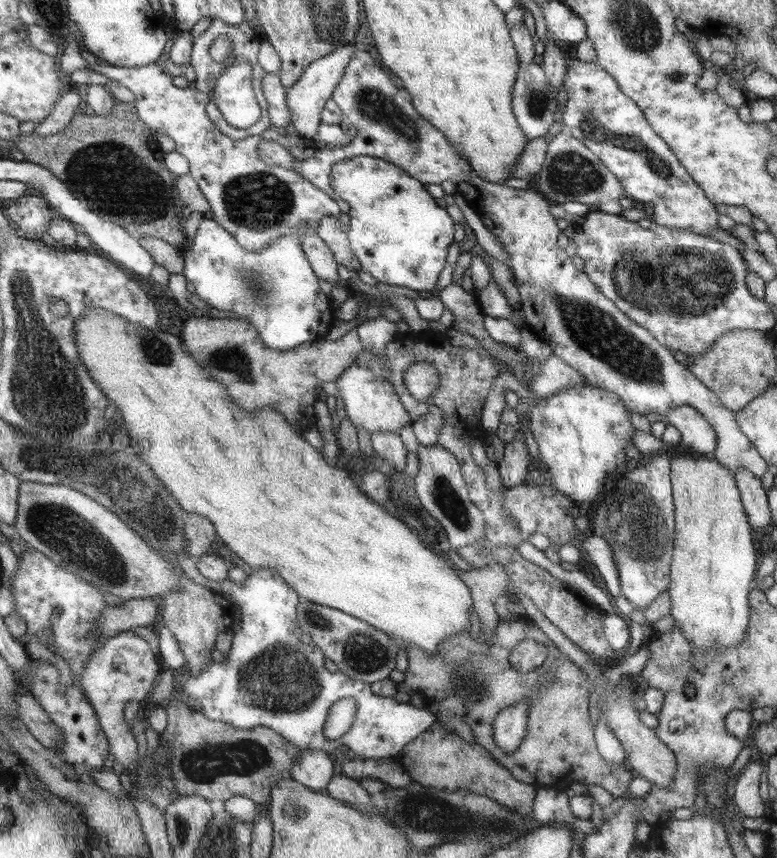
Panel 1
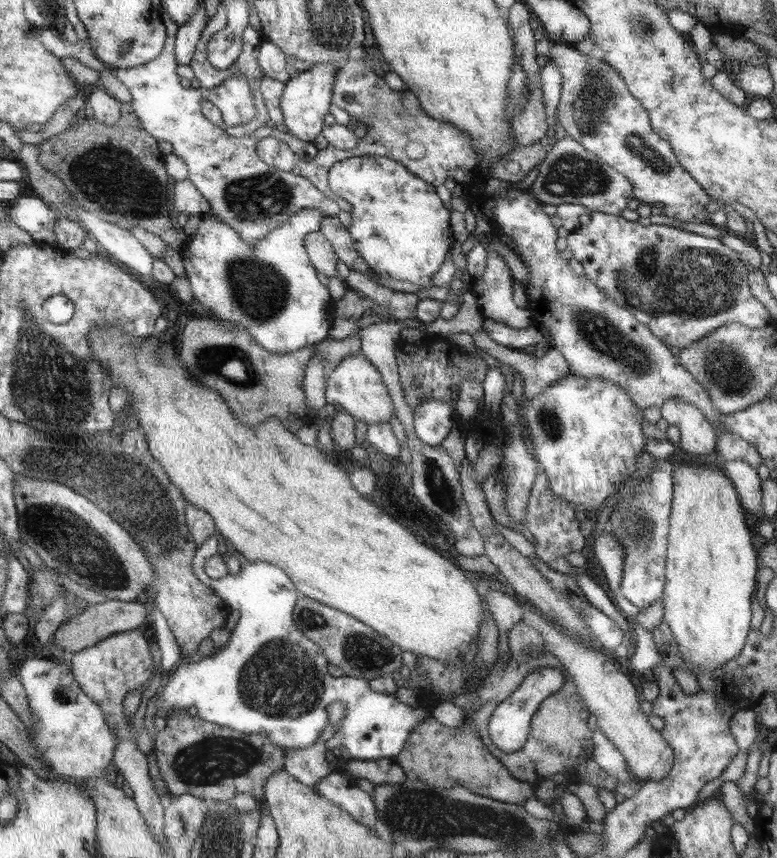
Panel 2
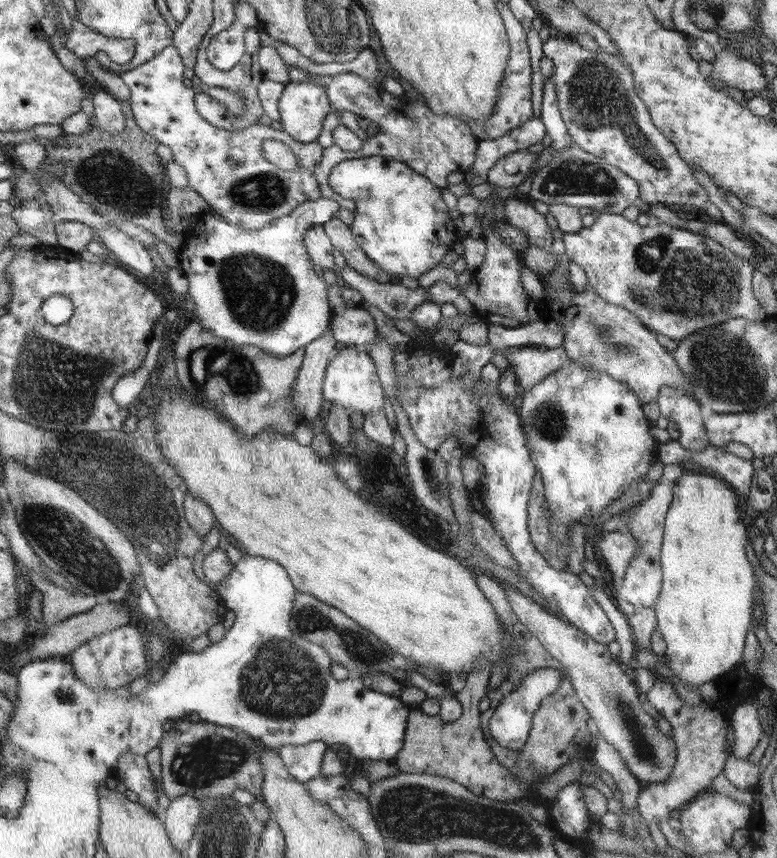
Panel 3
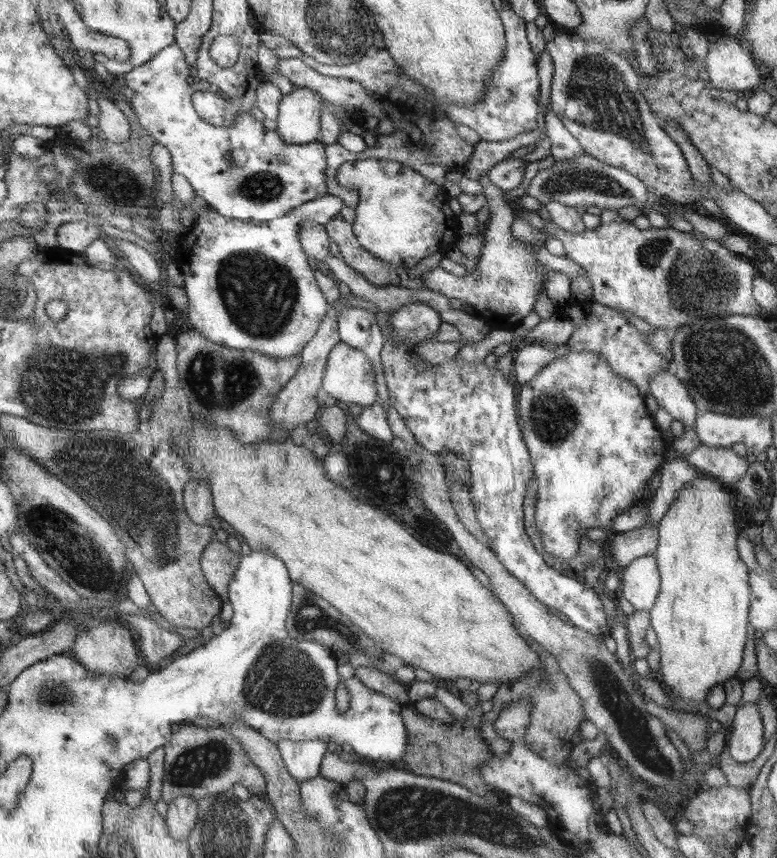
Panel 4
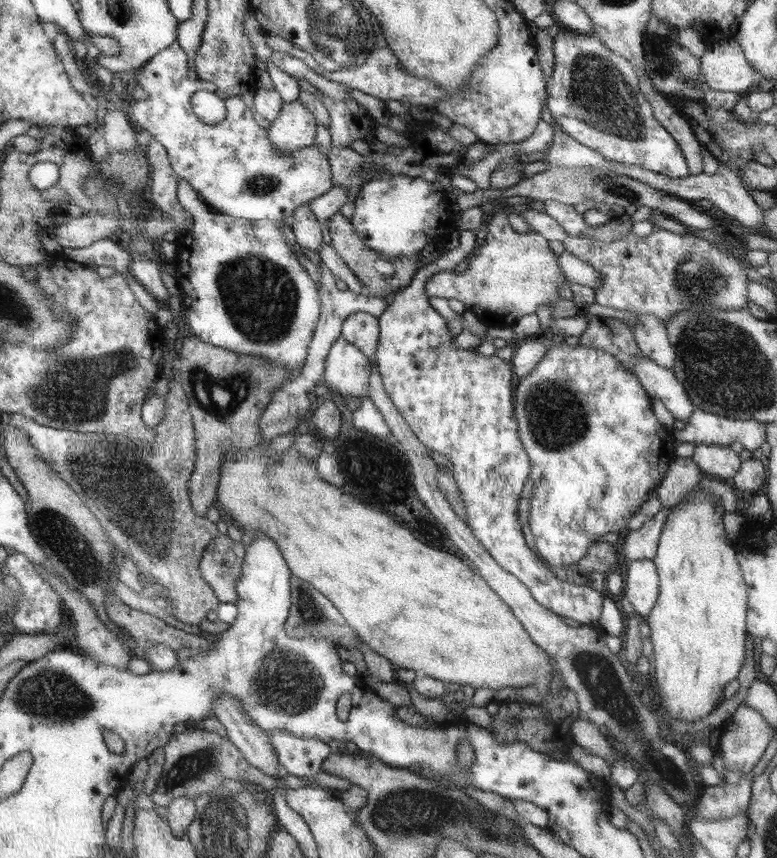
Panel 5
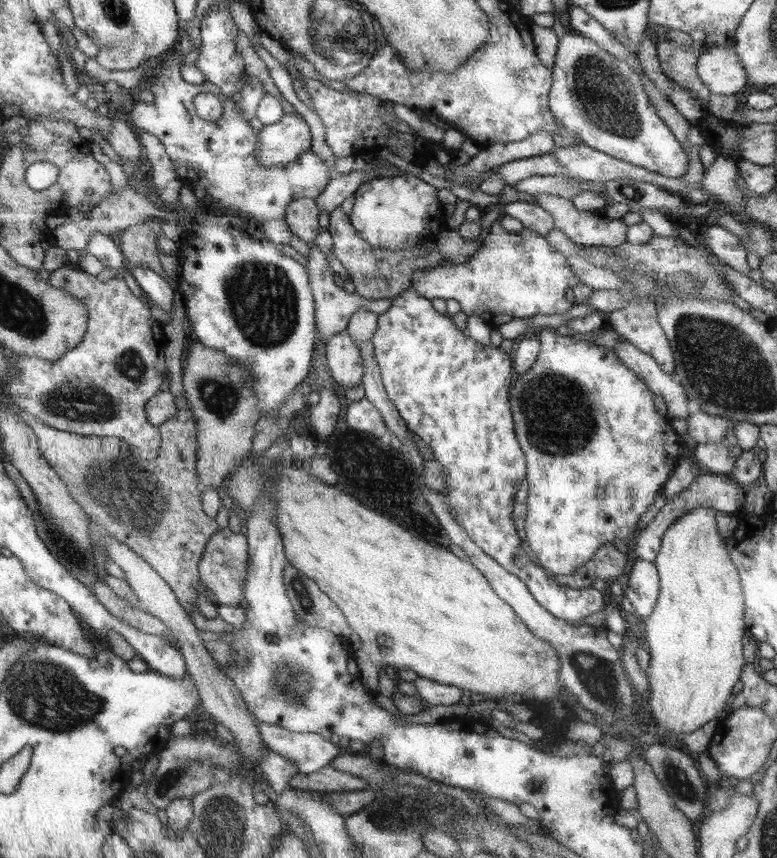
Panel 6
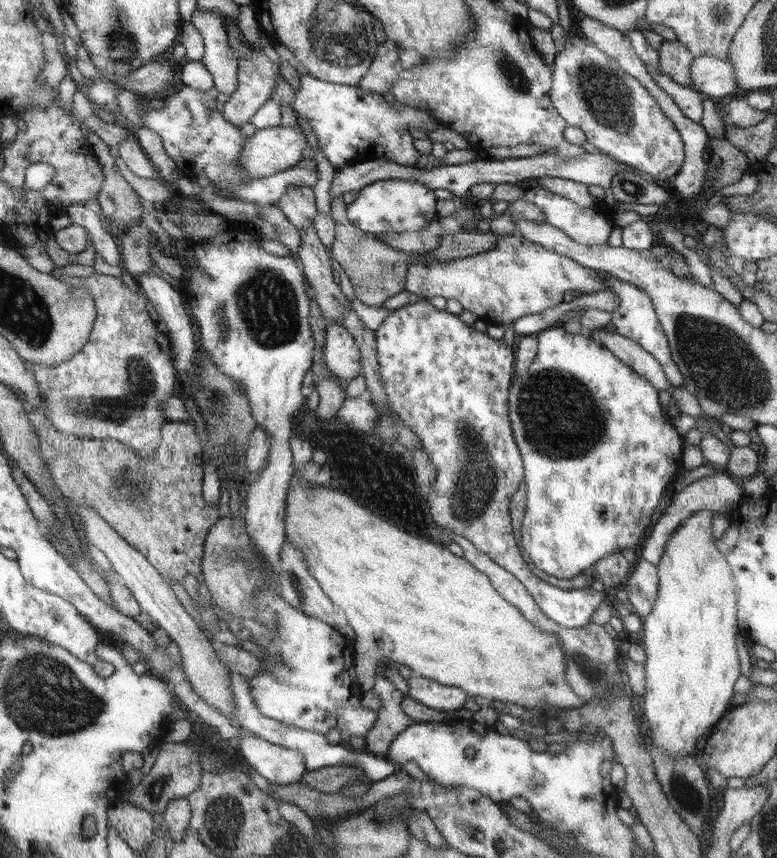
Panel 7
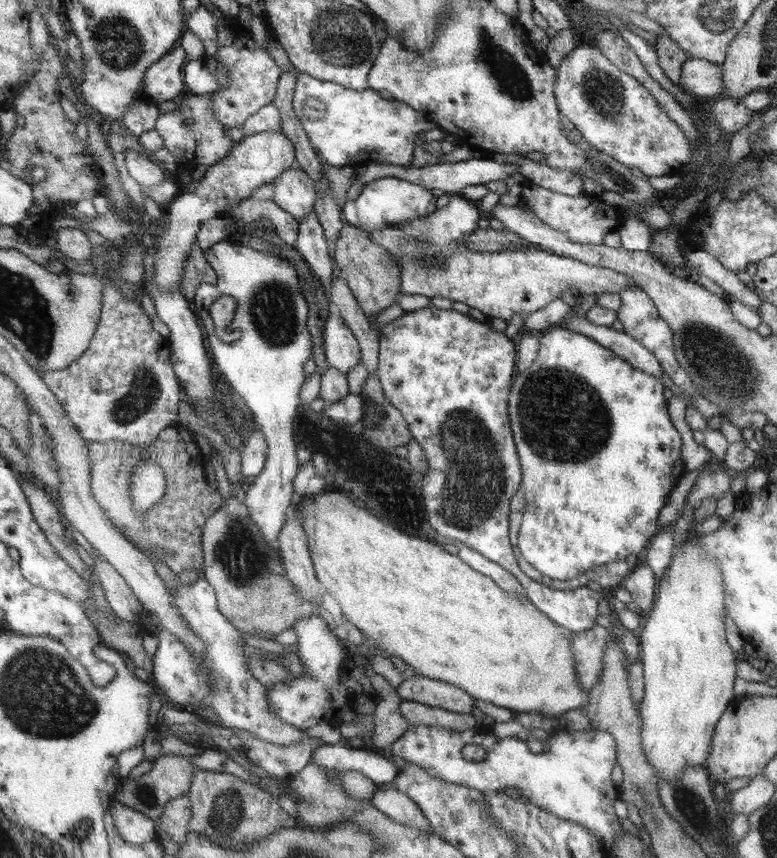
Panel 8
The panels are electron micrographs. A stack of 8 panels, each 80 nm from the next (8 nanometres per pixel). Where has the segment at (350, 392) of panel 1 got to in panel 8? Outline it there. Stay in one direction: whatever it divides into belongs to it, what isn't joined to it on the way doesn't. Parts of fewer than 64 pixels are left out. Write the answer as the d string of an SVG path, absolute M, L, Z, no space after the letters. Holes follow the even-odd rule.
M329 316L323 328L323 347L330 367L350 372L361 361L357 337L342 316Z

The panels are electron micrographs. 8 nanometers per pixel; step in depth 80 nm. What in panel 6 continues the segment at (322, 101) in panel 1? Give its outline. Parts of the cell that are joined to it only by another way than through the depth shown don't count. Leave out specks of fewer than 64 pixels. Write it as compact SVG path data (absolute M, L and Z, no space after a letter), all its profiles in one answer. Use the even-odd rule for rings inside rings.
M284 113L276 124L264 125L259 131L258 164L264 168L286 166L310 150L312 134L300 113Z

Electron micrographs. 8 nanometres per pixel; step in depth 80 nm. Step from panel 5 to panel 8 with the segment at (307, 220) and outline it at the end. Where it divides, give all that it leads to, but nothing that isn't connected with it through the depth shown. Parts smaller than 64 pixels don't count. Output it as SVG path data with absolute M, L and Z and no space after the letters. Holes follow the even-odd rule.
M296 165L272 183L272 188L276 190L272 200L292 215L298 223L316 211L314 209L316 192L312 180L305 170Z

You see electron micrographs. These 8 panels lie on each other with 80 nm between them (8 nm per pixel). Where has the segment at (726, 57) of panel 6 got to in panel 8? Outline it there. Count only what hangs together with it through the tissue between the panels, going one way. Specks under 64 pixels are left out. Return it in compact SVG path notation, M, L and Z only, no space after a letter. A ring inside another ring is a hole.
M689 58L683 64L678 84L699 99L718 98L725 89L723 66L706 59Z

